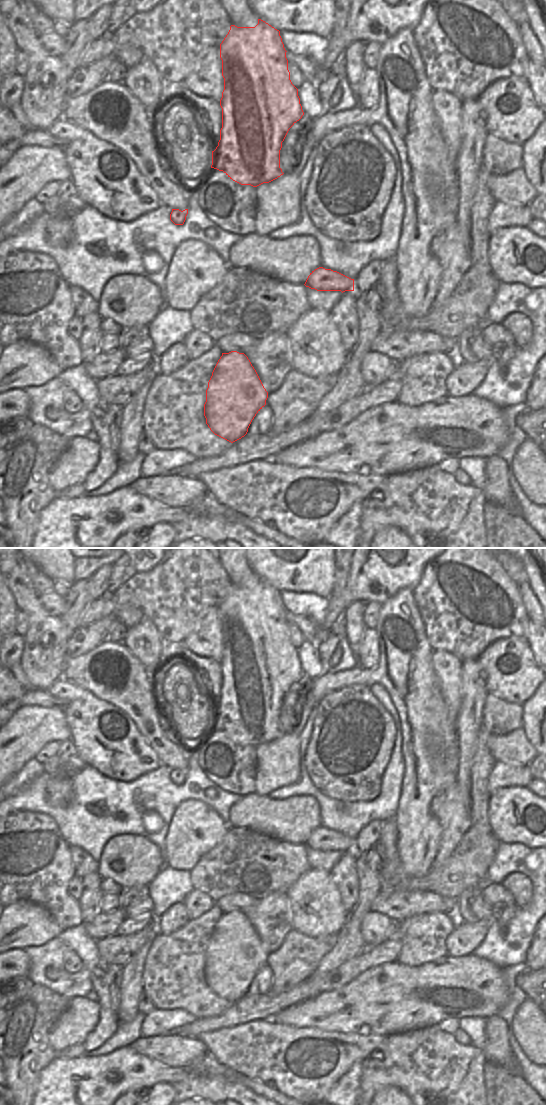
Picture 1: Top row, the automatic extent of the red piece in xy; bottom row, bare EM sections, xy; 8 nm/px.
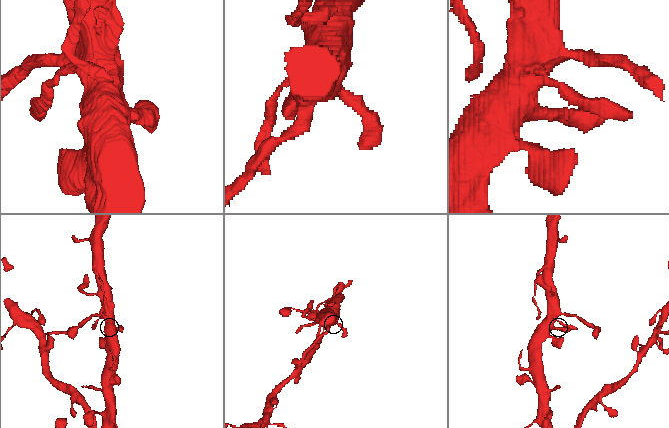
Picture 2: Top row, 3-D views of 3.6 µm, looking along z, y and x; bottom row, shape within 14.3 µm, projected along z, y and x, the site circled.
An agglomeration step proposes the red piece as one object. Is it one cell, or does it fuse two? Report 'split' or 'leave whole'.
leave whole

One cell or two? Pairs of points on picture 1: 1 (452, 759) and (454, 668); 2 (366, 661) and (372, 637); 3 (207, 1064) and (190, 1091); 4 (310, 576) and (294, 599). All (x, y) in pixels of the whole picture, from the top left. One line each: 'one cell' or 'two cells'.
1: one cell
2: one cell
3: one cell
4: two cells

